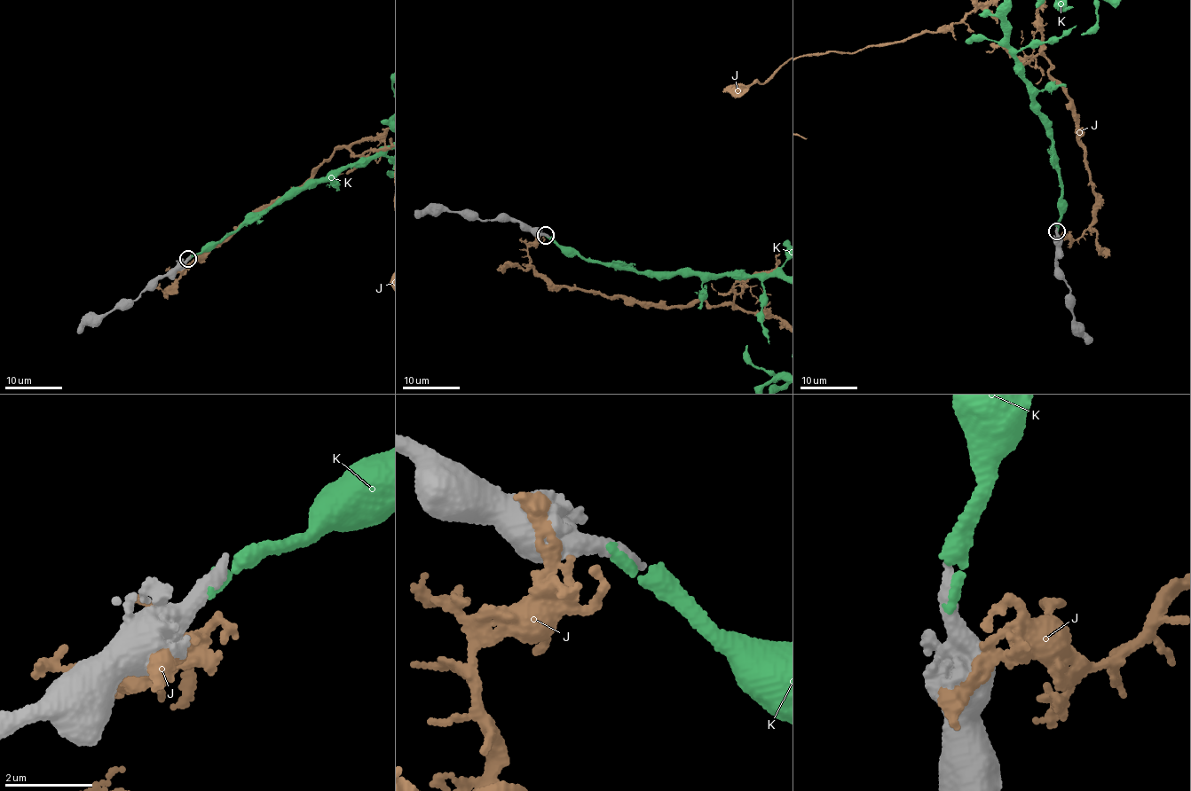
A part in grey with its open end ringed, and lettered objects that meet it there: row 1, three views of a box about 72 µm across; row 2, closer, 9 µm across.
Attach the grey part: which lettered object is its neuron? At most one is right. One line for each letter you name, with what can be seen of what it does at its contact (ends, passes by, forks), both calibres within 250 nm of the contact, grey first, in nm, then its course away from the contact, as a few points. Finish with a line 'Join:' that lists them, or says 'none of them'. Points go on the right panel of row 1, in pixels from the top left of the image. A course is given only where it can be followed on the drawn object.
K: It ends there. Thickness 440 nm (grey) against 240 nm
Join: K

